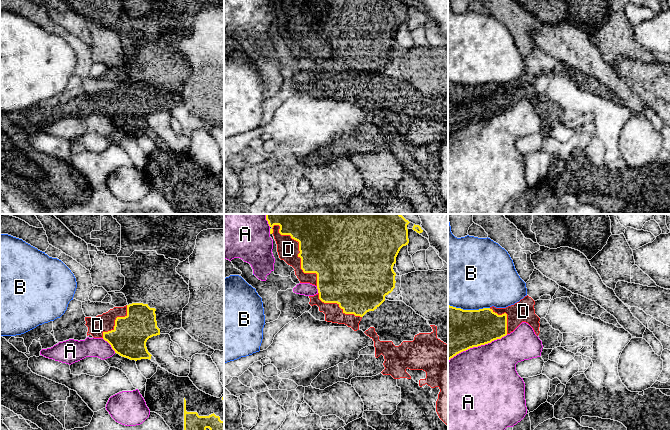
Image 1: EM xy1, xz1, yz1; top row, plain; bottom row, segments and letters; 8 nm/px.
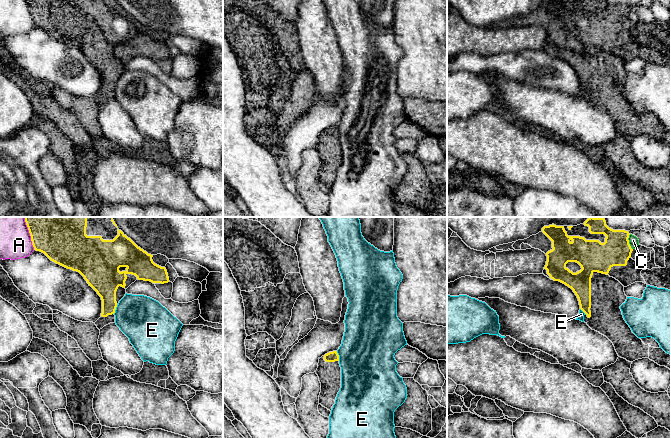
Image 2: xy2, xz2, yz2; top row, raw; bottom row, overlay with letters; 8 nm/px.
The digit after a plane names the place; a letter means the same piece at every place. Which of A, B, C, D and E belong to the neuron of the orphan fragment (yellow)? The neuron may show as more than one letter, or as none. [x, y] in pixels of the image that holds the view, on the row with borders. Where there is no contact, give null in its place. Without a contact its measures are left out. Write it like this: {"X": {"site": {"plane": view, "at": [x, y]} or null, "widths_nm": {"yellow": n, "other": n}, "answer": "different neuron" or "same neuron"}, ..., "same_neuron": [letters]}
{"A": {"site": {"plane": "yz1", "at": [477, 346]}, "widths_nm": {"yellow": 380, "other": 500}, "answer": "different neuron"}, "B": {"site": {"plane": "yz1", "at": [469, 310]}, "widths_nm": {"yellow": 400, "other": 500}, "answer": "different neuron"}, "C": {"site": {"plane": "yz2", "at": [628, 242]}, "widths_nm": {"yellow": 240, "other": 80}, "answer": "different neuron"}, "D": {"site": {"plane": "xz1", "at": [298, 254]}, "widths_nm": {"yellow": 480, "other": 180}, "answer": "same neuron"}, "E": {"site": {"plane": "xz2", "at": [338, 356]}, "widths_nm": {"yellow": 80, "other": 440}, "answer": "different neuron"}, "same_neuron": ["D"]}

